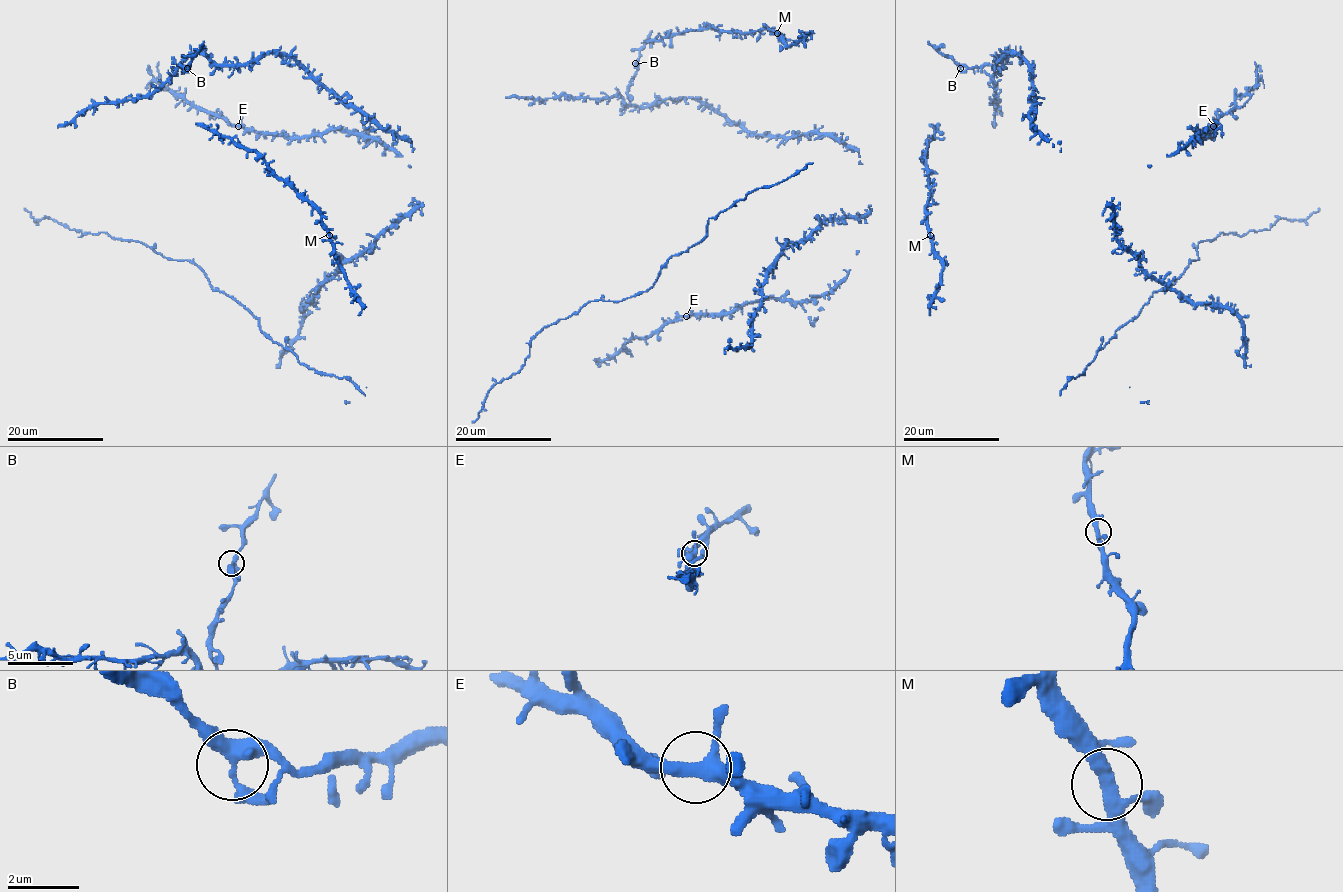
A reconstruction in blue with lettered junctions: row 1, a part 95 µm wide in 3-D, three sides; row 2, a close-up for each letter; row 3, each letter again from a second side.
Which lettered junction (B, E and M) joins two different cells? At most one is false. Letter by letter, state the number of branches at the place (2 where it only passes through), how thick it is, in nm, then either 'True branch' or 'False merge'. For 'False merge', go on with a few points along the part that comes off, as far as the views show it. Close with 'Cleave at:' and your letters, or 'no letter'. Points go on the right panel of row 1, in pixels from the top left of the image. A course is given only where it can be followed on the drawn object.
B: Branches: 3. Thickness 320 nm. True branch
E: Branches: 3. Thickness 320 nm. True branch
M: Branches: 3. Thickness 320 nm. True branch
Cleave at: no letter

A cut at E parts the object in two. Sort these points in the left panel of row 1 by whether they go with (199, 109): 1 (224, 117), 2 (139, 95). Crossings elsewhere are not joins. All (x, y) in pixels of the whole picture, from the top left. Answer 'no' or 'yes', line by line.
1: yes
2: no

